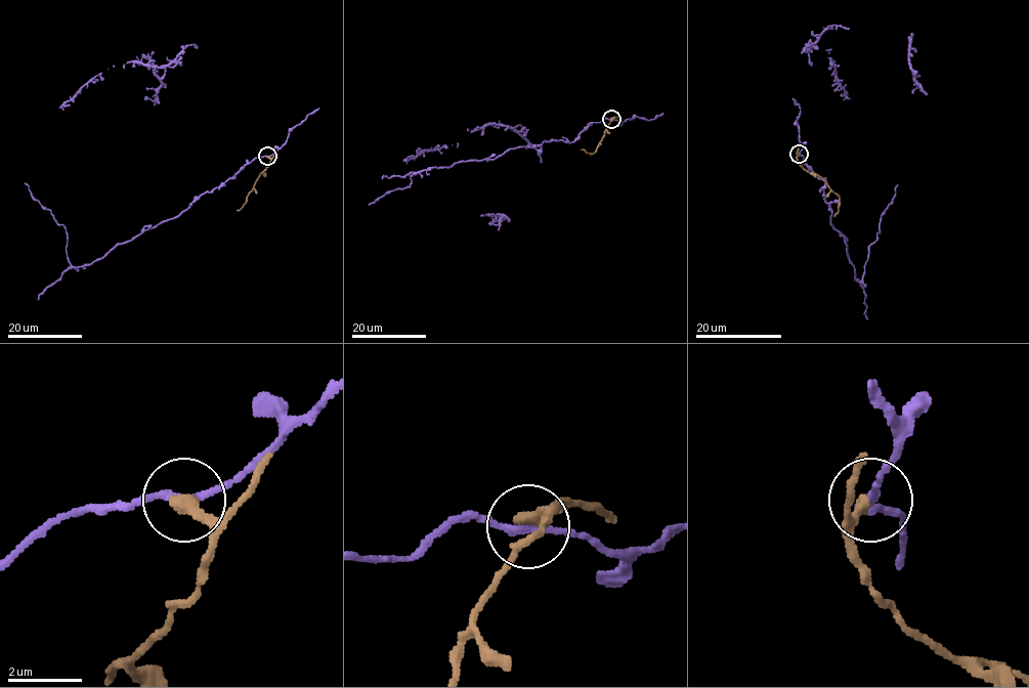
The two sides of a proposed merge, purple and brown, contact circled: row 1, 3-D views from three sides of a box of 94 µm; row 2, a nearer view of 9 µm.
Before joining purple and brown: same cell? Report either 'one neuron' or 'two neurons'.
two neurons

